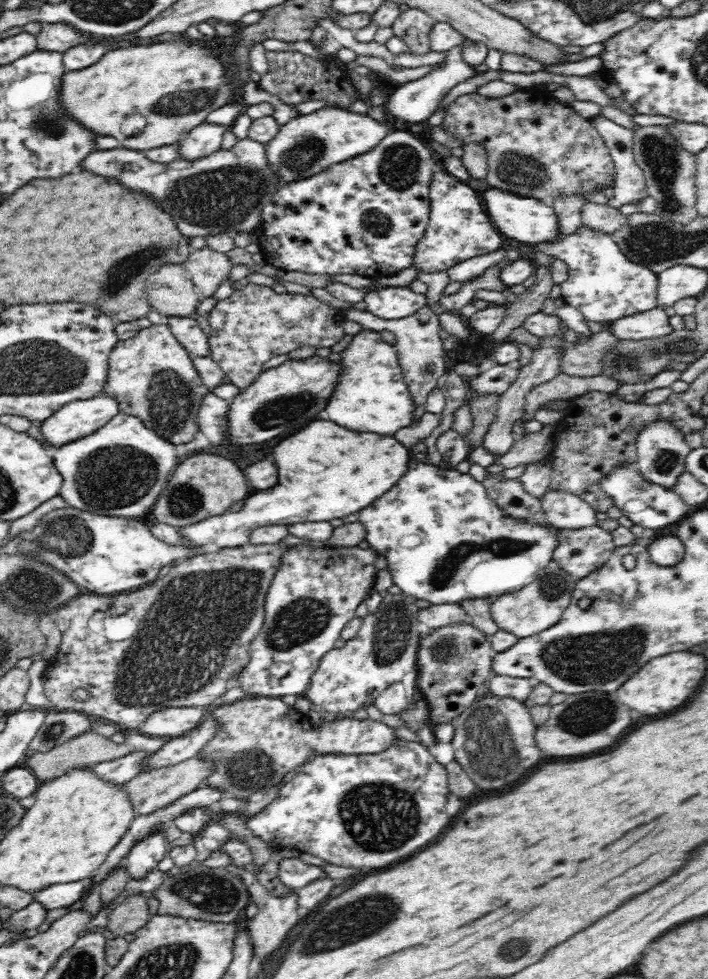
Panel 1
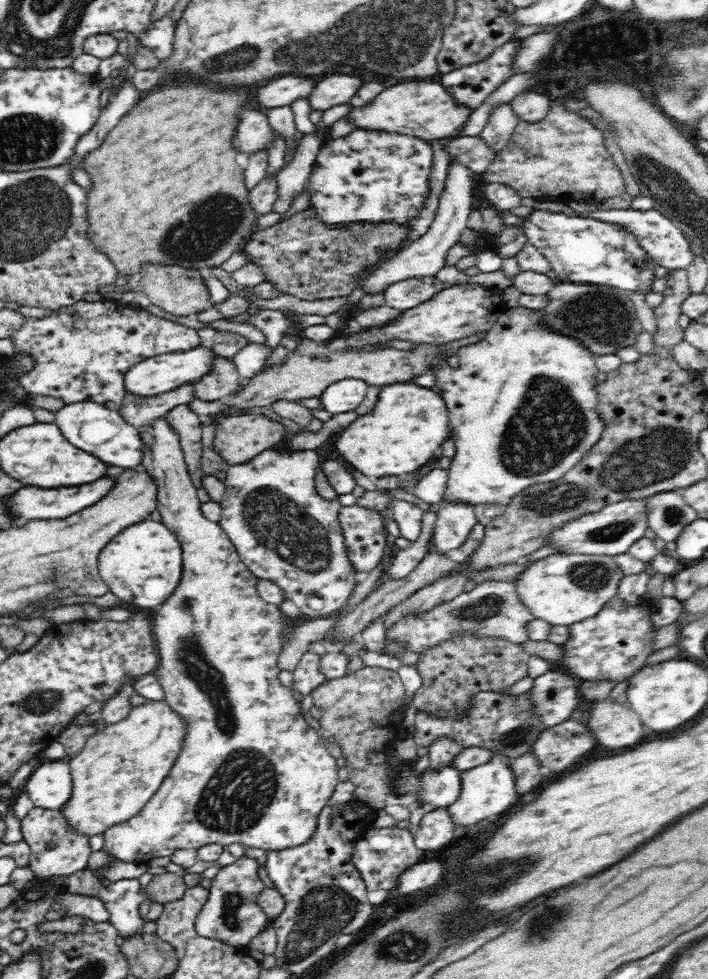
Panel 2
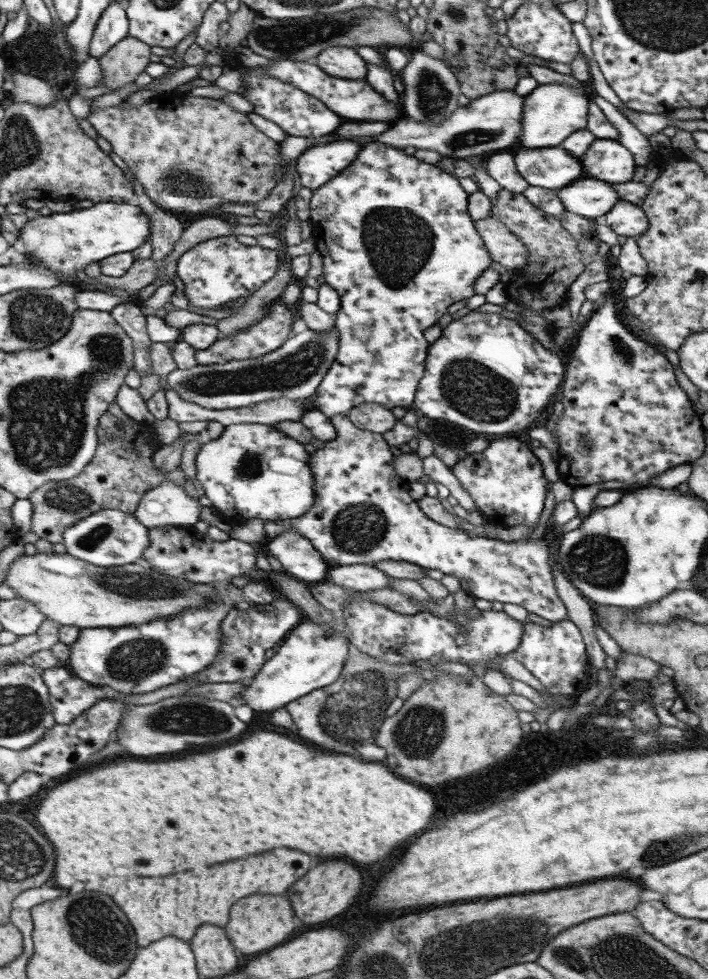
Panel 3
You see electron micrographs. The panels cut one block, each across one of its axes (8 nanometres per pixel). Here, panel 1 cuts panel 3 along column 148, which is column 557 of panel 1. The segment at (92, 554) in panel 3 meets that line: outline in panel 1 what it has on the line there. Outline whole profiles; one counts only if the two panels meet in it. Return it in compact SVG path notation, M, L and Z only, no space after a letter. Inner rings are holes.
M413 455L409 464L410 468L396 486L358 514L358 522L366 530L368 548L384 557L394 585L404 595L430 604L498 597L531 584L538 572L552 561L552 552L558 544L556 527L534 526L503 515L497 503L488 497L486 488L468 473L461 474L453 468L440 470L429 462L418 462Z

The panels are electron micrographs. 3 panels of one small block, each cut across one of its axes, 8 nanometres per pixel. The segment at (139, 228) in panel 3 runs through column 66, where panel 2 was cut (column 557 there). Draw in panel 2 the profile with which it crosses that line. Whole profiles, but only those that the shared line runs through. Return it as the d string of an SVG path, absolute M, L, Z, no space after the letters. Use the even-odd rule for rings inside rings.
M533 209L521 220L521 232L550 262L561 282L602 284L623 291L651 290L656 265L650 262L638 241L622 227L580 214L568 216L542 209Z

